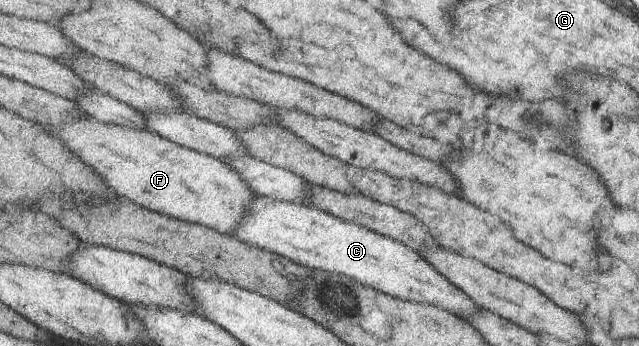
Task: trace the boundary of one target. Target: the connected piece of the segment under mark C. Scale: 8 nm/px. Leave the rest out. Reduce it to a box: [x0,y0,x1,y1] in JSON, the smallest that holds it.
[232,196,481,319]

